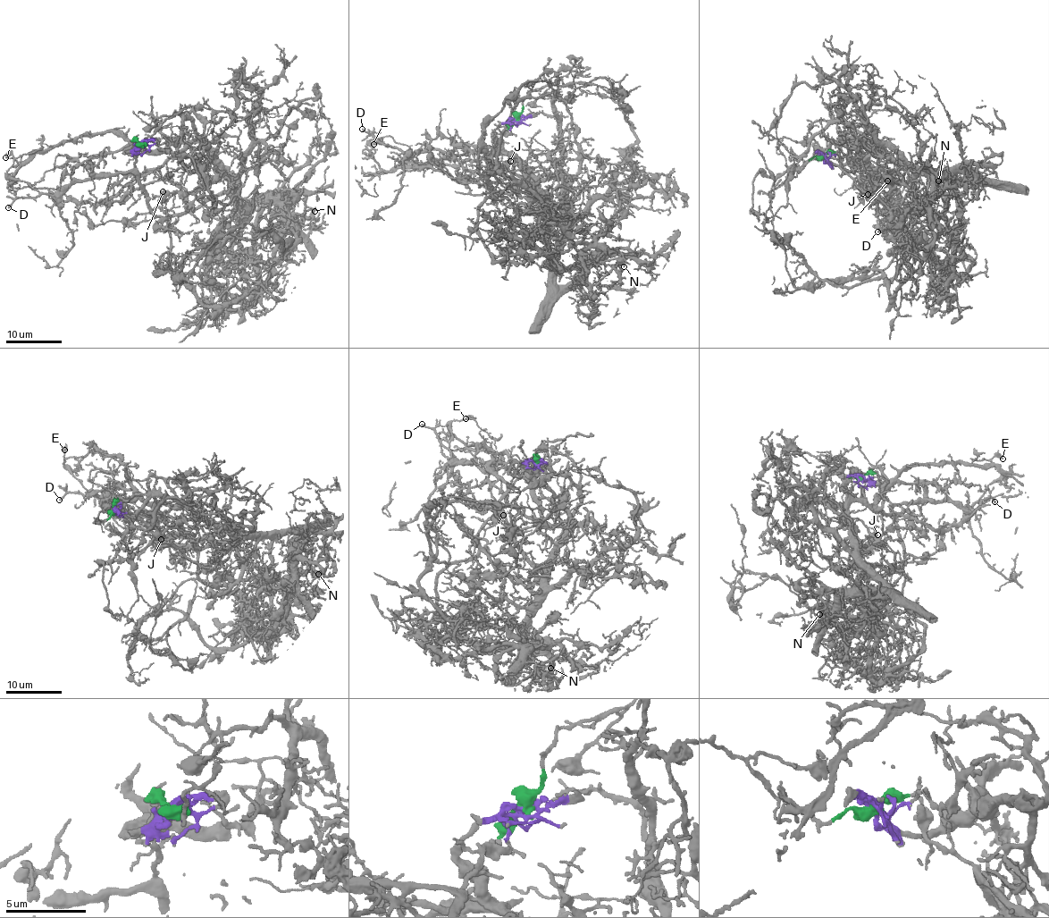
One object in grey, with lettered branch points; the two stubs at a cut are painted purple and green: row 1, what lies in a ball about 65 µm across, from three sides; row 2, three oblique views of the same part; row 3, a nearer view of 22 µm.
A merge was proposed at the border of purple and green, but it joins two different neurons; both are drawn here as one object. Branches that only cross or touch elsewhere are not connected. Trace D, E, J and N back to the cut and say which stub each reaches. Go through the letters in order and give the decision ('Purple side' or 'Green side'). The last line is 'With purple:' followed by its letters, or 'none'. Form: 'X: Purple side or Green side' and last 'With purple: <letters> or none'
D: Green side
E: Green side
J: Purple side
N: Purple side
With purple: J, N

